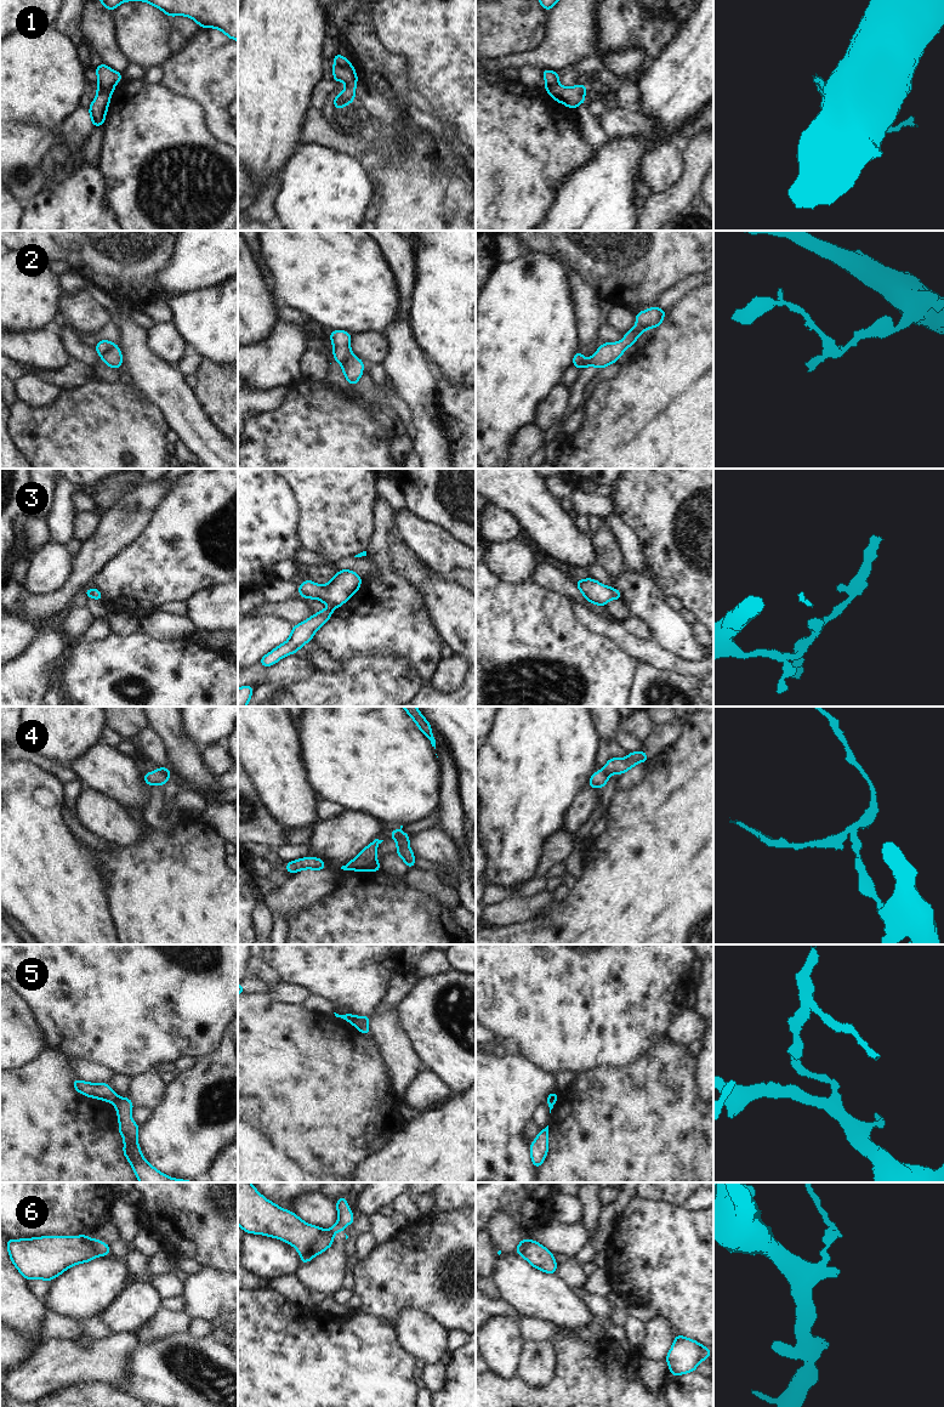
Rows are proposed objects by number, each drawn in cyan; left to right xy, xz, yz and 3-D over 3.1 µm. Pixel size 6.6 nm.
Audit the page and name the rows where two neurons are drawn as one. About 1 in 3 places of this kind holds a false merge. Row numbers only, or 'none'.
1, 2, 4, 5, 6

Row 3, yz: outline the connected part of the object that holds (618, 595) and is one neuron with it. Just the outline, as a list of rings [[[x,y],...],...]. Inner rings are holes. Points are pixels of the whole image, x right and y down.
[[[576,579],[576,588],[582,592],[584,597],[598,606],[605,606],[610,600],[621,600],[621,592],[618,589],[601,584],[598,580]]]

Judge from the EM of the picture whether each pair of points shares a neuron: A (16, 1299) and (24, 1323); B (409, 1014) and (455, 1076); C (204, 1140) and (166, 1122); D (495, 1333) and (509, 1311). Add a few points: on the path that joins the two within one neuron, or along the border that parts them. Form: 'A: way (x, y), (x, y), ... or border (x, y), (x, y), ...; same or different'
A: way (16, 1305), (24, 1314), (24, 1317); same
B: way (425, 1030), (455, 1060); same
C: way (194, 1139), (182, 1138), (176, 1132); same
D: border (517, 1321), (510, 1317), (494, 1316), (488, 1322); different

